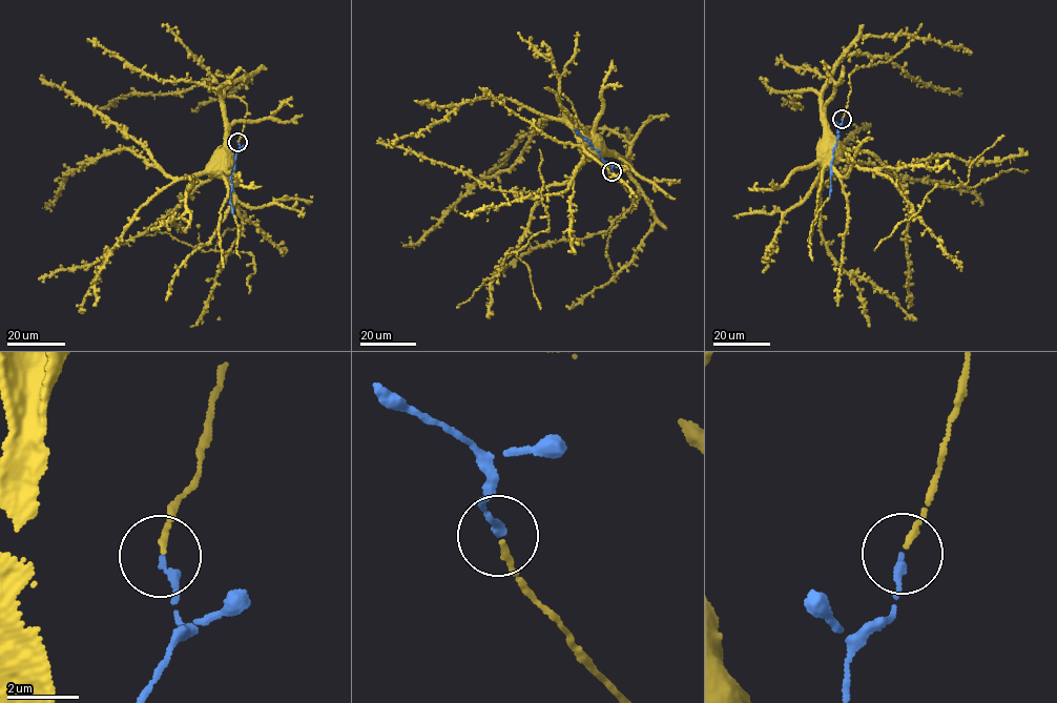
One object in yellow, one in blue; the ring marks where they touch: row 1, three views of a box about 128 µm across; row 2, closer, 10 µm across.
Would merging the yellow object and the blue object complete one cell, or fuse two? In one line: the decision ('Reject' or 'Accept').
Accept

